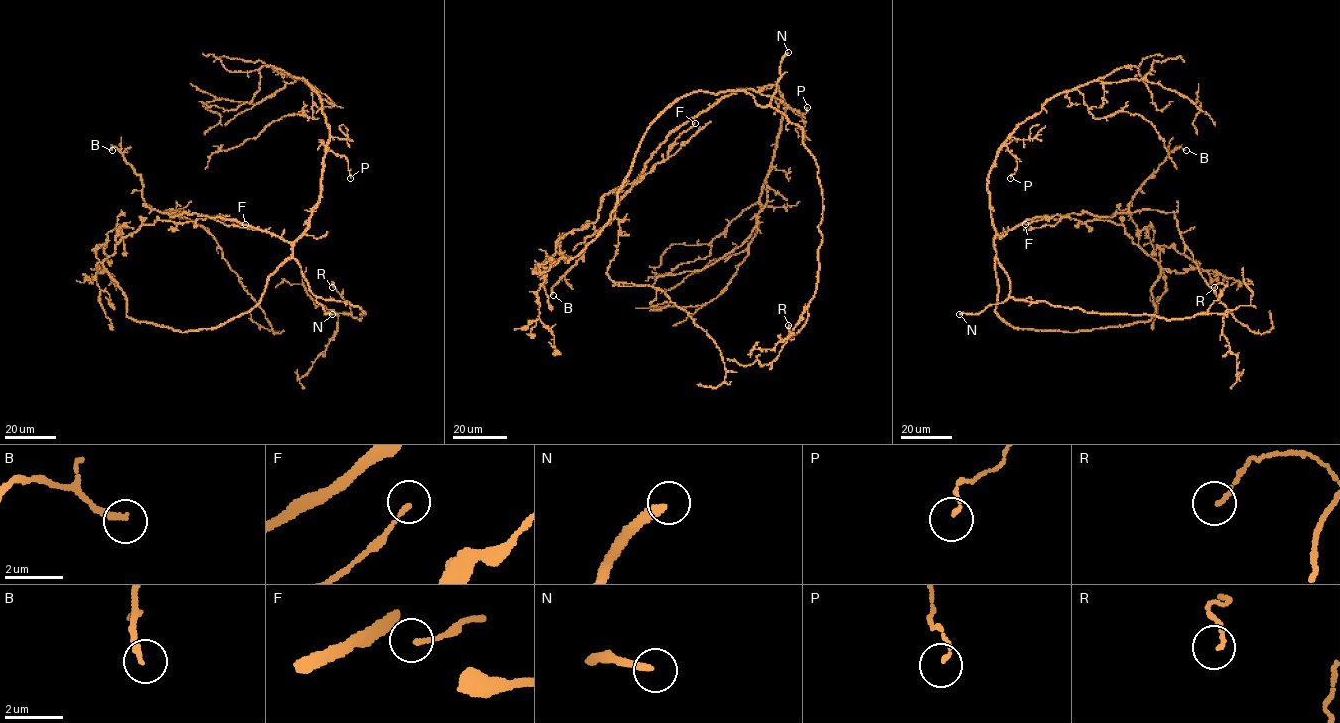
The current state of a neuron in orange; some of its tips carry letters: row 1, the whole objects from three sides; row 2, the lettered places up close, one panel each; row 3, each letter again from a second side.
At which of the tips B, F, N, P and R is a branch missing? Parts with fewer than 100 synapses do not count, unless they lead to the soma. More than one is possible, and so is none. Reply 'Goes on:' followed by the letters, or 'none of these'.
Goes on: N

